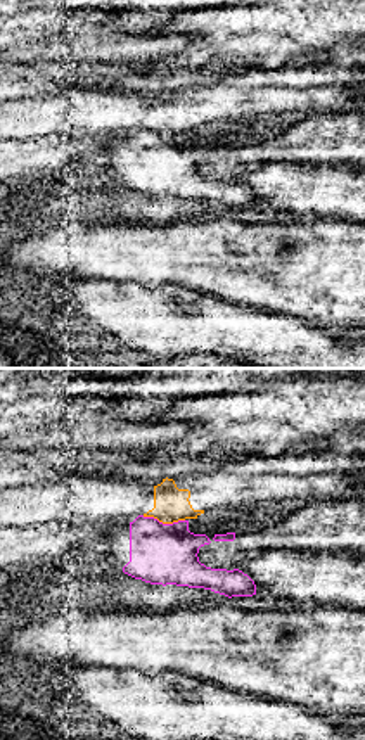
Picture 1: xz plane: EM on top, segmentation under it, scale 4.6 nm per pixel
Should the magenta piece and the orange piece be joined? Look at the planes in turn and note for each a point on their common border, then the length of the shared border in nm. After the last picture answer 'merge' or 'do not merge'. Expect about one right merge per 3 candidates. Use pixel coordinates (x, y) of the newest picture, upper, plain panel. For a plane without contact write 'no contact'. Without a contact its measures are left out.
contact (161, 135); length 200 nm

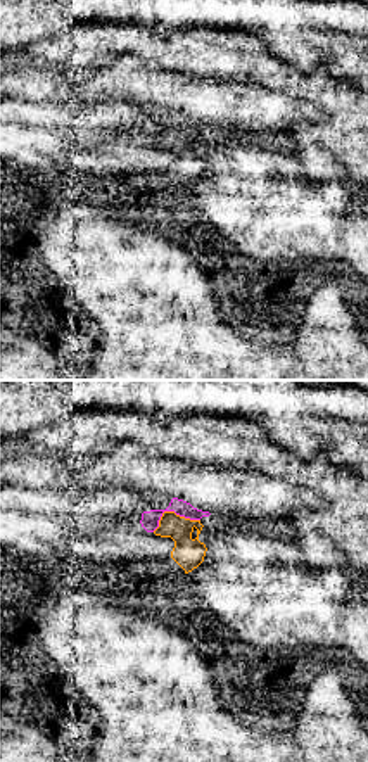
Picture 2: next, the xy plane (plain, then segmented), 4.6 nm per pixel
contact (171, 123); length 240 nm

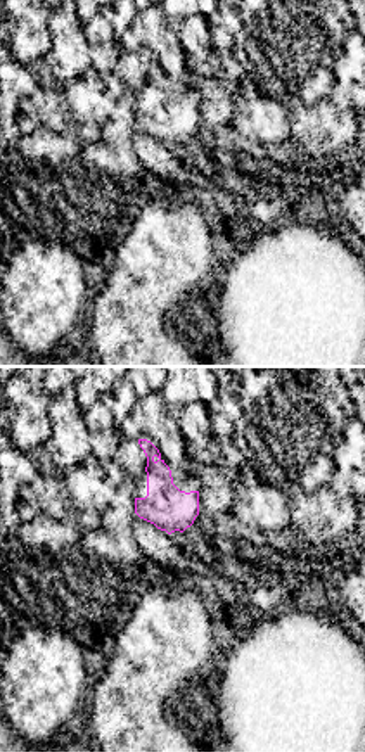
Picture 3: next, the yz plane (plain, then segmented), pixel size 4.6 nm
no contact

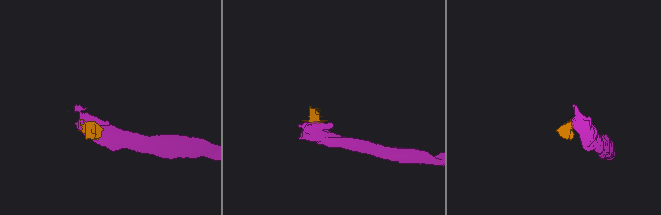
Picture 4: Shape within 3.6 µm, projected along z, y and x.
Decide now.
do not merge

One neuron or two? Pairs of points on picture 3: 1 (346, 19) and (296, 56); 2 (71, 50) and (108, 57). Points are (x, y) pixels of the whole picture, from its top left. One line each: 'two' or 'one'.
1: one
2: two

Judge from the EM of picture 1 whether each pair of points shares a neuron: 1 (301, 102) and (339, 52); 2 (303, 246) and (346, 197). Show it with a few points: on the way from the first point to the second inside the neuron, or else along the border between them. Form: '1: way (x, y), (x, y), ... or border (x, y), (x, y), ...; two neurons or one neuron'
1: way (308, 90), (334, 64); one neuron
2: border (319, 216), (336, 216), (346, 222); two neurons

